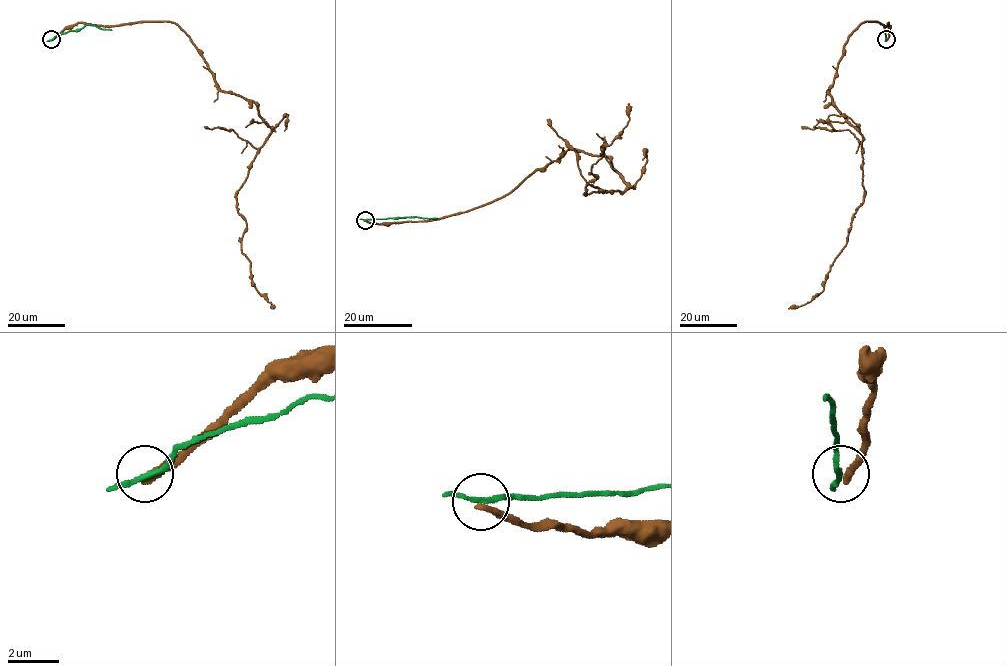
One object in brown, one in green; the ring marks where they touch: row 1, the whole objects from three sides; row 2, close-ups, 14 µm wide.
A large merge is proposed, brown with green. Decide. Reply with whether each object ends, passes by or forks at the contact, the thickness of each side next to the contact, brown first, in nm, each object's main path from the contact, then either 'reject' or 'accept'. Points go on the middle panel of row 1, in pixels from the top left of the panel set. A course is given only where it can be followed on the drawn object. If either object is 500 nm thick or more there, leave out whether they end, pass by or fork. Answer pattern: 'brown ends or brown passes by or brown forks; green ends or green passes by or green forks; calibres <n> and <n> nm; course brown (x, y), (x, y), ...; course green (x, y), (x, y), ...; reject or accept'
brown ends; green passes by; calibres 320 and 180 nm; course brown (365, 220), (474, 209), (568, 149), (608, 159), (623, 191), (585, 187), (626, 125), (629, 103); course green (365, 220), (437, 218); reject

